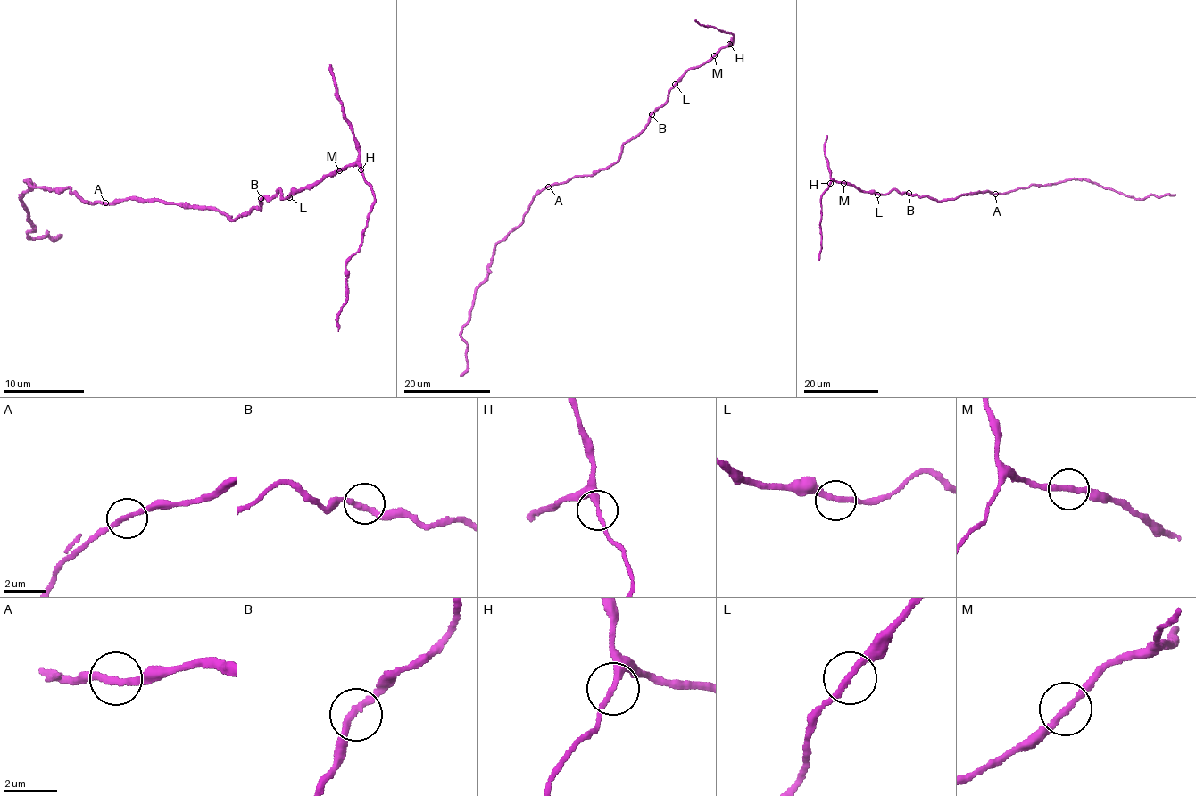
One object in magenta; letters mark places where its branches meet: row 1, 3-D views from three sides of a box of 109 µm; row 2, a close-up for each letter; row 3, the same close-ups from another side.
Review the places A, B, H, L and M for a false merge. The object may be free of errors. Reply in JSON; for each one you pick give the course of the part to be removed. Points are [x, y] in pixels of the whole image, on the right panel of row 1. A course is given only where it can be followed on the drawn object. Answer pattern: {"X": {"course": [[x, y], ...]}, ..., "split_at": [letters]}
{"split_at": []}

